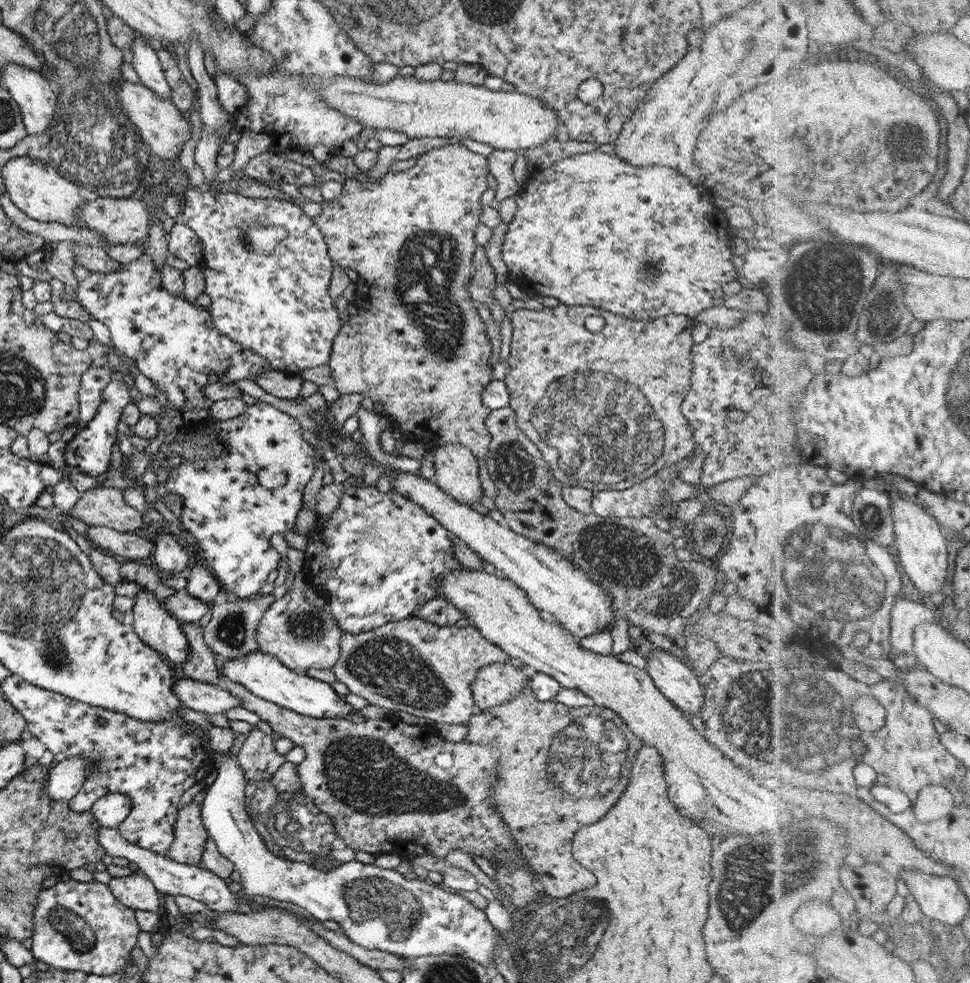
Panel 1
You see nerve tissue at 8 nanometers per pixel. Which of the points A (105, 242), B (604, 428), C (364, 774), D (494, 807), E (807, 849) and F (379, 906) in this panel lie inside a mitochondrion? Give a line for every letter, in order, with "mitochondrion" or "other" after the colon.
A: other
B: mitochondrion
C: mitochondrion
D: other
E: mitochondrion
F: mitochondrion

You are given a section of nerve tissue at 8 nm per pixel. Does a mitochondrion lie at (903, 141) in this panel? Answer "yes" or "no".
yes

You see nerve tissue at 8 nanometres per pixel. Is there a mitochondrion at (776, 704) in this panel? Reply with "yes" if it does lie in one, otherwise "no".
yes

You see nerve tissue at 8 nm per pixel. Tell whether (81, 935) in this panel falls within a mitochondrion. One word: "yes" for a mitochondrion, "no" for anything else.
yes

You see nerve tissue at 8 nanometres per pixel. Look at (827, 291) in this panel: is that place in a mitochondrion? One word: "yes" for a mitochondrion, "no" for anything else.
yes

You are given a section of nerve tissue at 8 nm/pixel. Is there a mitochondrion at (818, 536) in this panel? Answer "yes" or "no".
yes

